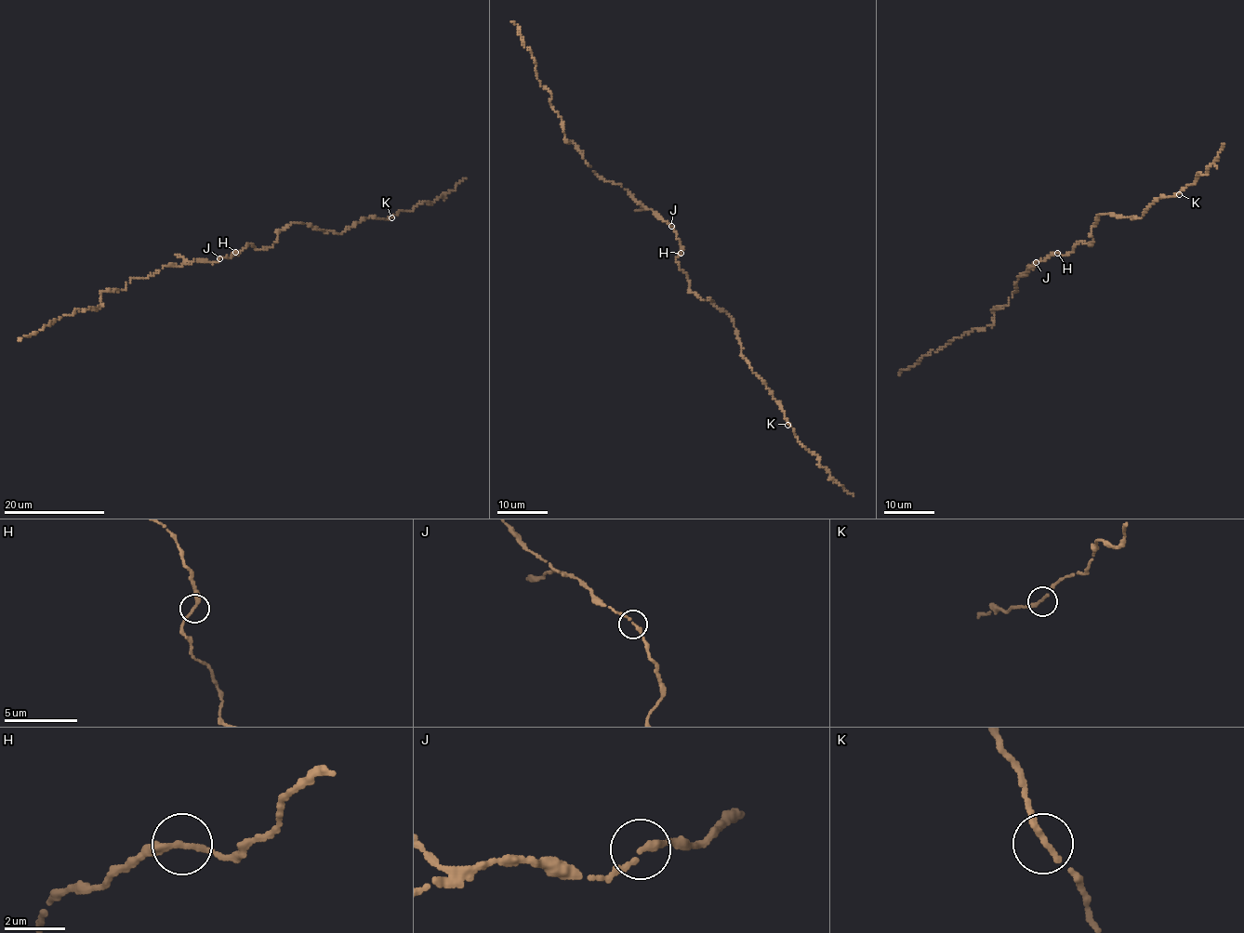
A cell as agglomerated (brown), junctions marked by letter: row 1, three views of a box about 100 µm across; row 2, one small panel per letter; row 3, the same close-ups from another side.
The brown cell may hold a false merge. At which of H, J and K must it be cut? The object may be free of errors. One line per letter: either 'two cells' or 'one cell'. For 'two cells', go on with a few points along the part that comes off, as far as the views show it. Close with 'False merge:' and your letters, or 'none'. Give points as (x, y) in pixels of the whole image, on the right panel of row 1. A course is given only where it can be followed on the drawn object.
H: one cell
J: one cell
K: one cell
False merge: none

